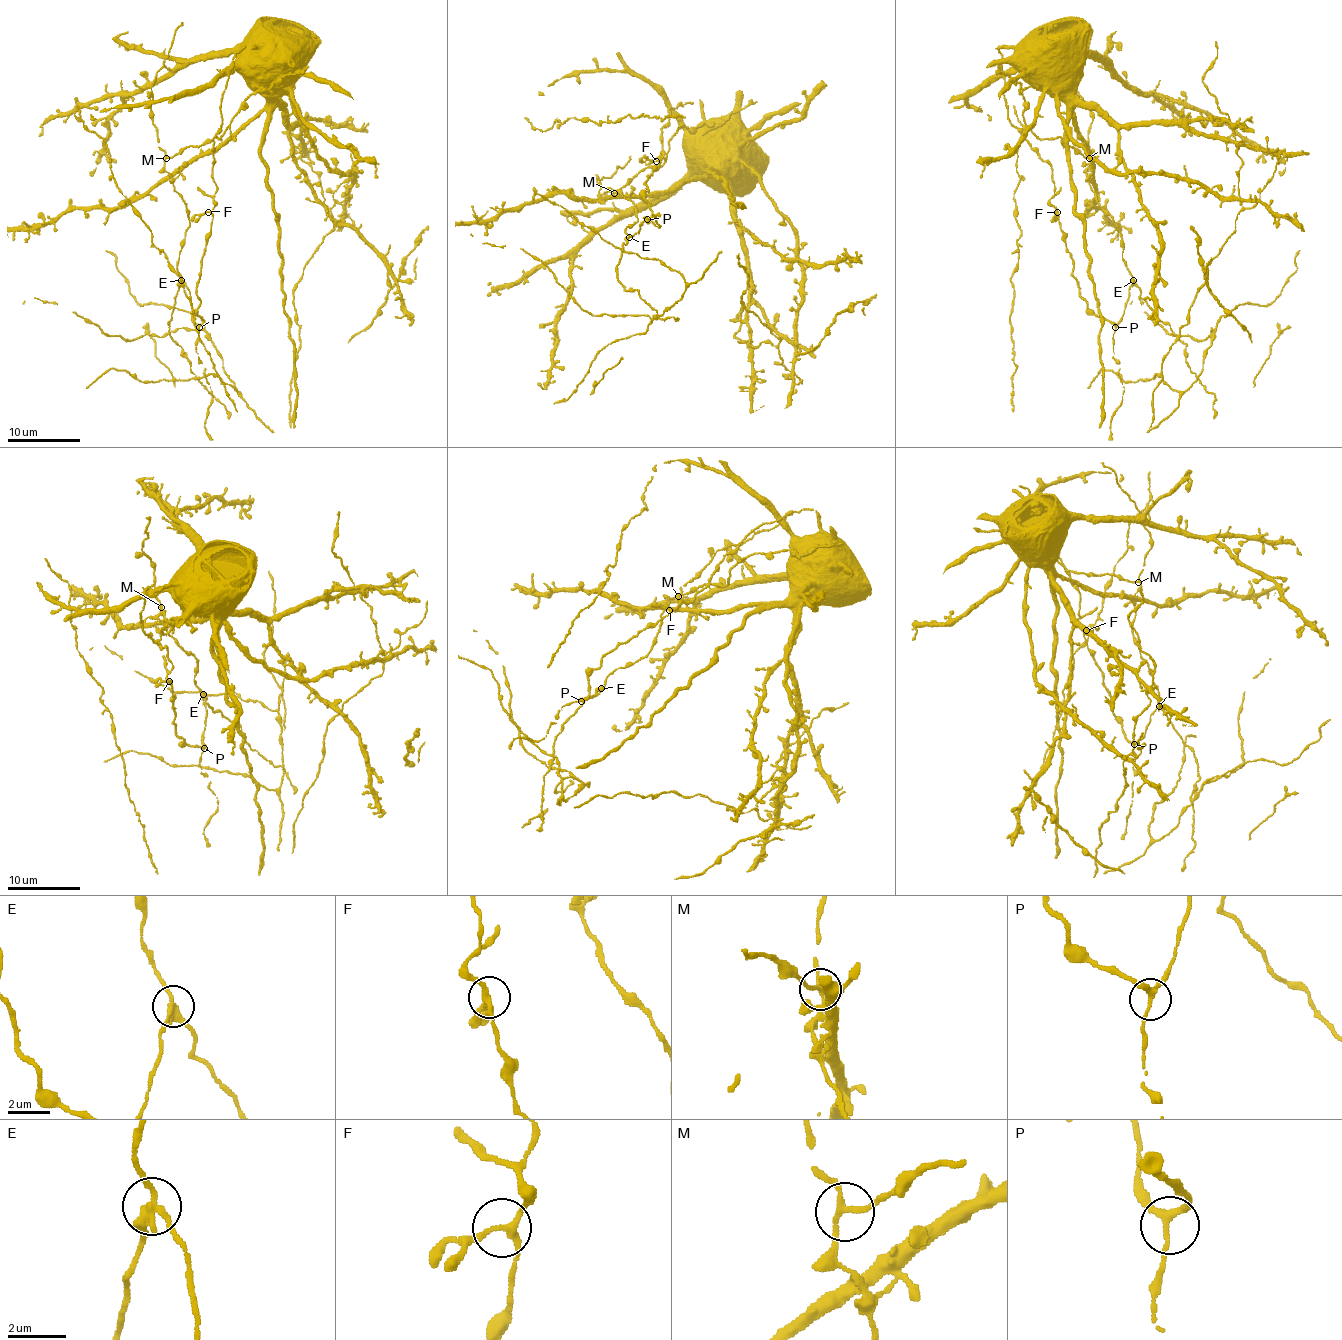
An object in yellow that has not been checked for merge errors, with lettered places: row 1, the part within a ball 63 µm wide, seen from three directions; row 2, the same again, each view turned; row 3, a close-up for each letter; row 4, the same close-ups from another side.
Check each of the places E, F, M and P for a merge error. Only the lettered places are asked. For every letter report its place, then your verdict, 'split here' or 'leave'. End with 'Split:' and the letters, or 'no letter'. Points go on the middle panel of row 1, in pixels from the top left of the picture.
E: (629, 237) | split here
F: (656, 161) | leave
M: (614, 193) | split here
P: (647, 219) | leave
Split: E, M

